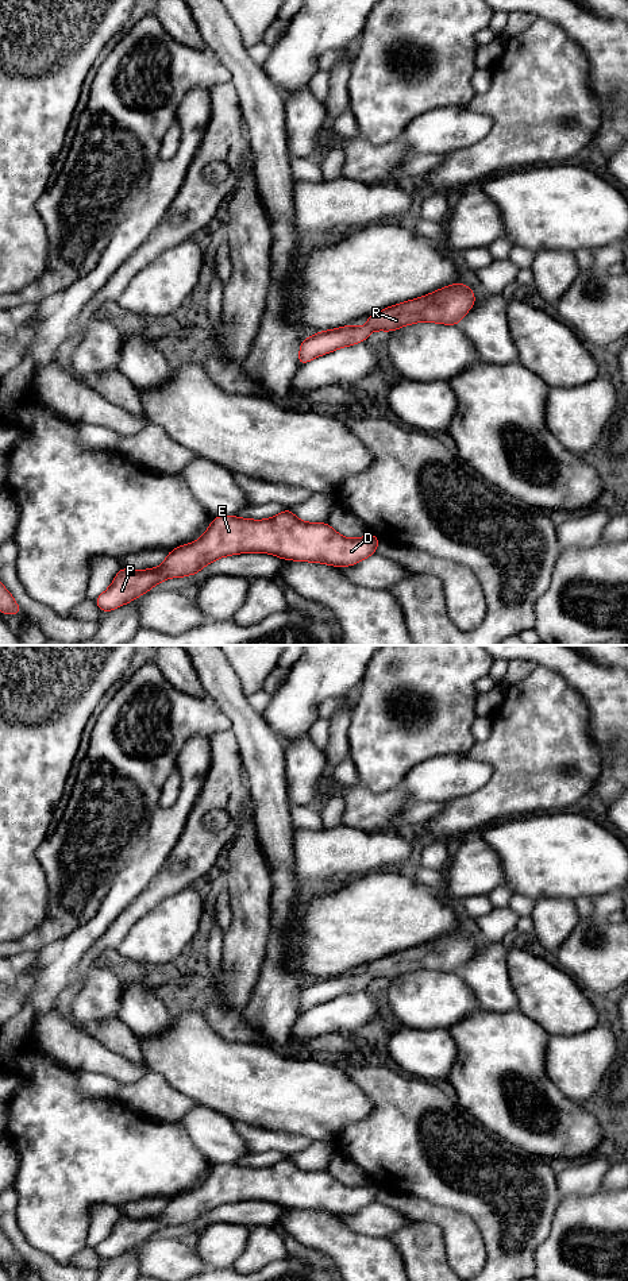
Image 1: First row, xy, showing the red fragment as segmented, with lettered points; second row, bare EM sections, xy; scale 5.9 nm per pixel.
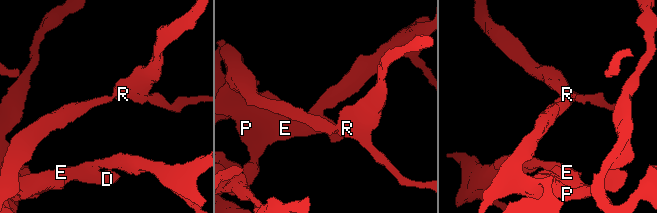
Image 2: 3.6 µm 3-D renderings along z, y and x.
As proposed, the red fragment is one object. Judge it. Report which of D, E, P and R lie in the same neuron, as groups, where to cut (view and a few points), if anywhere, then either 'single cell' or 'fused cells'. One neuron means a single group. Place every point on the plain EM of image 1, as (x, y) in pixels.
groups D E P R; cut none; single cell

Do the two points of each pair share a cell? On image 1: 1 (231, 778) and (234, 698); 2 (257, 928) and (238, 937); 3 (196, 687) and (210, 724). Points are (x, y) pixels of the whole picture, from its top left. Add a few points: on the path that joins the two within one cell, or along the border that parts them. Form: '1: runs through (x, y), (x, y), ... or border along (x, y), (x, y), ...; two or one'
1: border along (230, 729), (237, 740), (241, 764); two
2: runs through (253, 932), (247, 937), (242, 937); one
3: border along (172, 685), (192, 695), (208, 695), (227, 716); two

